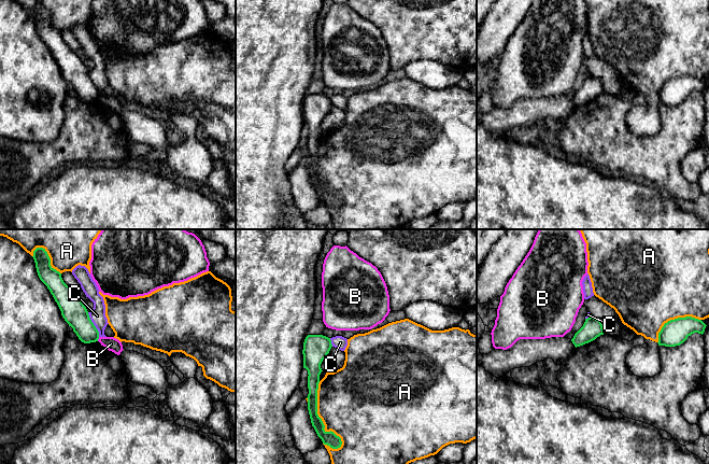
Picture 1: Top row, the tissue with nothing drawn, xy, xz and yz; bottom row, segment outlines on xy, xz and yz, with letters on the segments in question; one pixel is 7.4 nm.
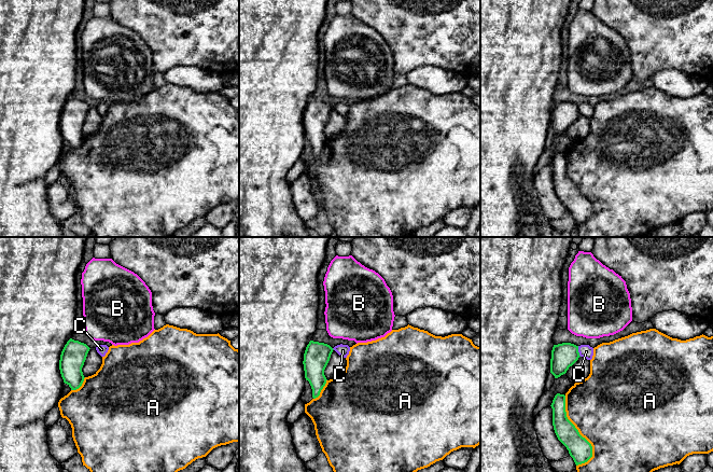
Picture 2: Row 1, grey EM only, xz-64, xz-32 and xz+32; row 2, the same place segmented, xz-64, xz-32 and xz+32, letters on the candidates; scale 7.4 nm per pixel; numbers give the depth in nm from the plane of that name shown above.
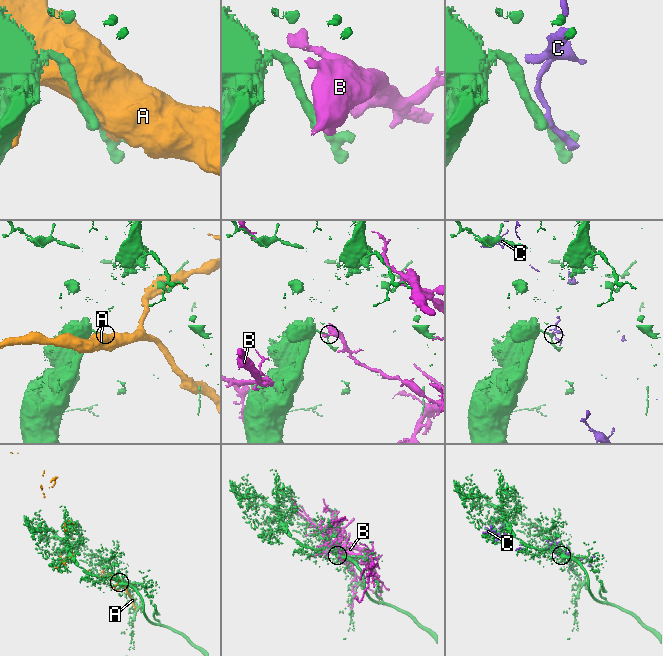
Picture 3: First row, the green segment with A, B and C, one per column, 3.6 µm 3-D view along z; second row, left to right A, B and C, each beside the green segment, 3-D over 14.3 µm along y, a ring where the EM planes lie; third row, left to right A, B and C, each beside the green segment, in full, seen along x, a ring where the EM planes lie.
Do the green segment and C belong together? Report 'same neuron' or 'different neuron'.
different neuron

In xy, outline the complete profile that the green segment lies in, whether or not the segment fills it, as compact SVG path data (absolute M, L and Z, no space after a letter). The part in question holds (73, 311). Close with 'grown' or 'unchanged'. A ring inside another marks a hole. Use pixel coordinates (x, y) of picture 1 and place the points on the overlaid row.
M43 248L33 251L33 259L40 280L47 286L57 303L65 321L84 343L96 342L99 332L91 322L82 300L63 282L61 273L51 266L51 258Z; unchanged

